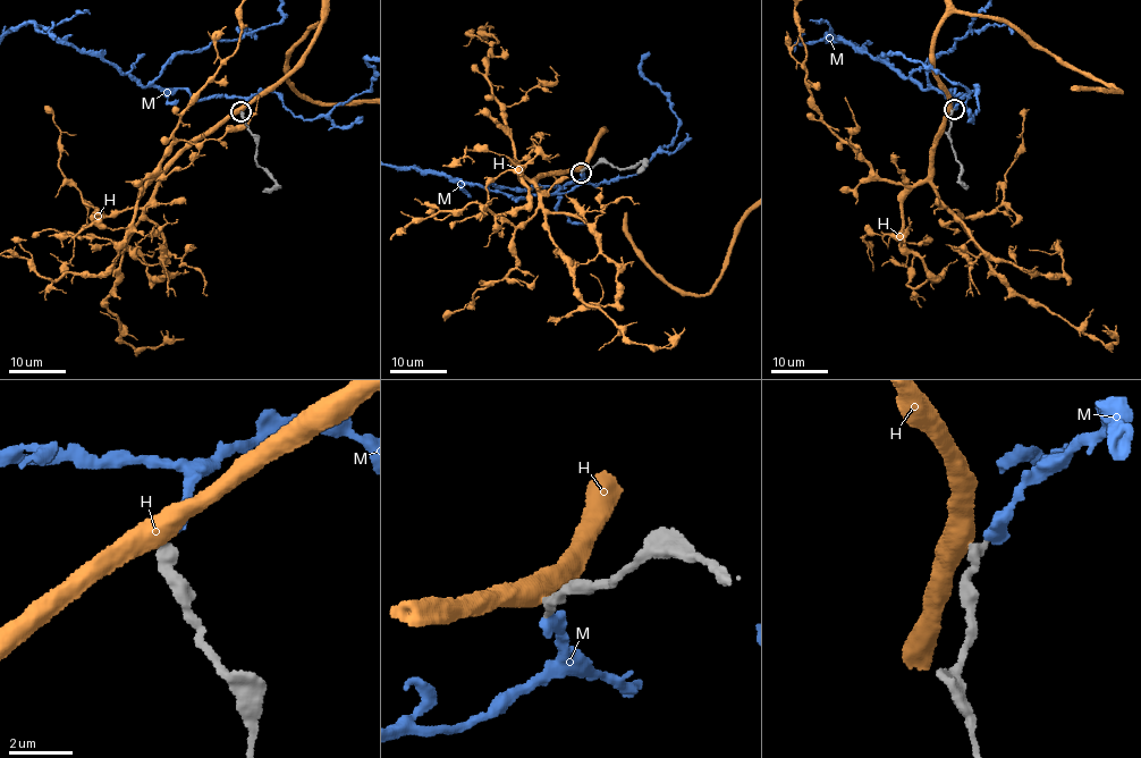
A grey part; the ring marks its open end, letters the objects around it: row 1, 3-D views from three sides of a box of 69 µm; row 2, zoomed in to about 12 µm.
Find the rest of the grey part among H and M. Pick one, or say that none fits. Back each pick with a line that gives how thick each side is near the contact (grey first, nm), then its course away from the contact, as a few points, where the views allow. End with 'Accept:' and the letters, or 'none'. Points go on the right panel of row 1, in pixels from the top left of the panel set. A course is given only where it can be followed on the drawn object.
M: Thickness 400 nm (grey) against 480 nm
Accept: M

